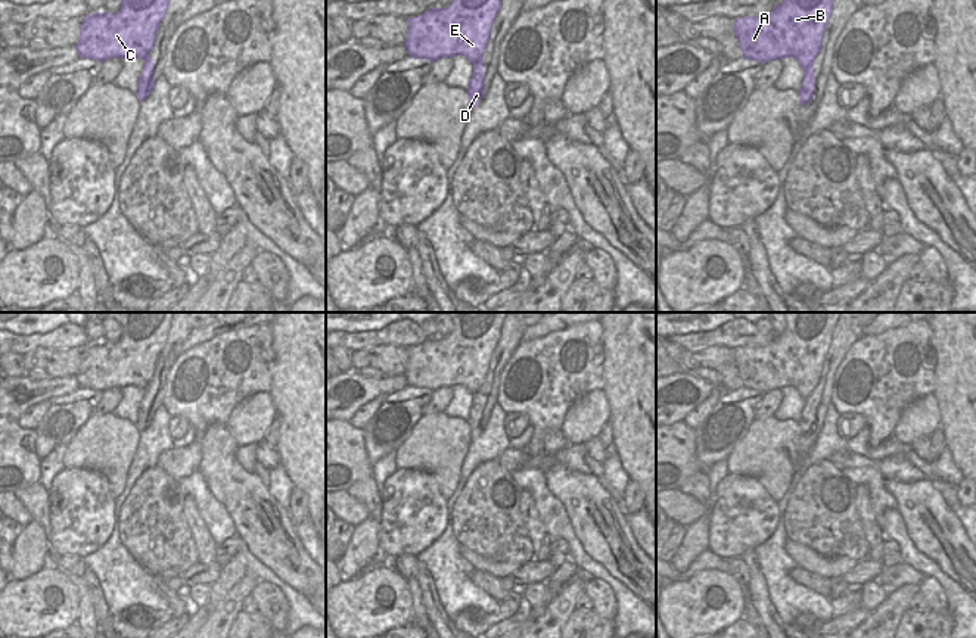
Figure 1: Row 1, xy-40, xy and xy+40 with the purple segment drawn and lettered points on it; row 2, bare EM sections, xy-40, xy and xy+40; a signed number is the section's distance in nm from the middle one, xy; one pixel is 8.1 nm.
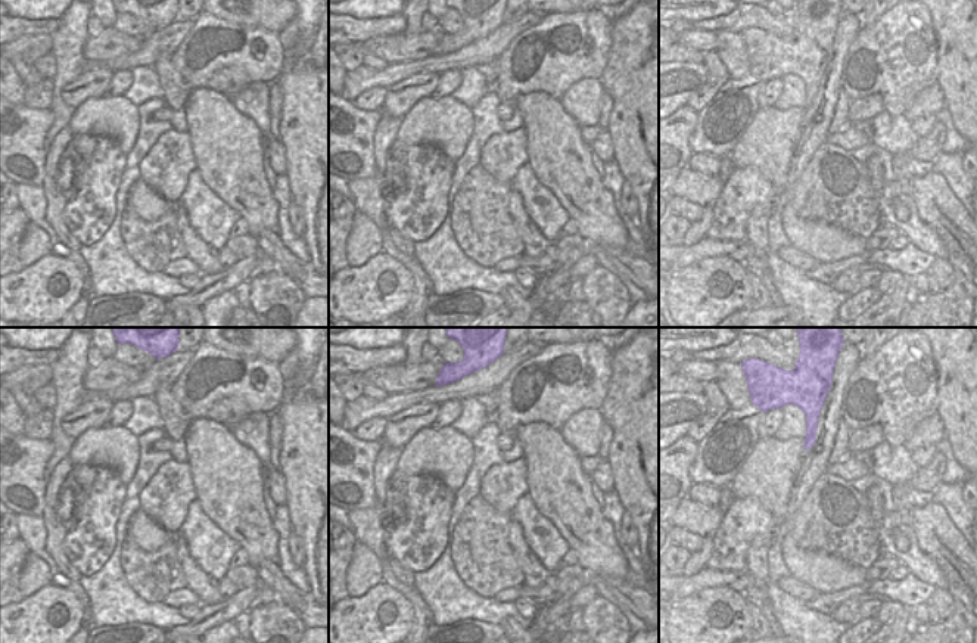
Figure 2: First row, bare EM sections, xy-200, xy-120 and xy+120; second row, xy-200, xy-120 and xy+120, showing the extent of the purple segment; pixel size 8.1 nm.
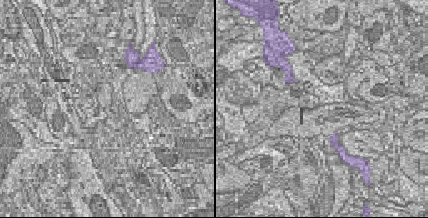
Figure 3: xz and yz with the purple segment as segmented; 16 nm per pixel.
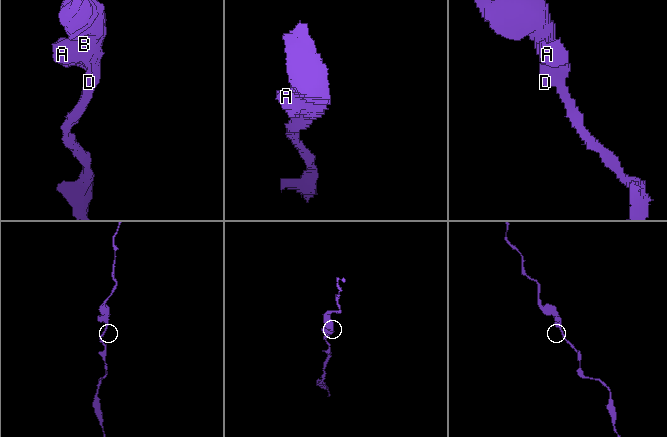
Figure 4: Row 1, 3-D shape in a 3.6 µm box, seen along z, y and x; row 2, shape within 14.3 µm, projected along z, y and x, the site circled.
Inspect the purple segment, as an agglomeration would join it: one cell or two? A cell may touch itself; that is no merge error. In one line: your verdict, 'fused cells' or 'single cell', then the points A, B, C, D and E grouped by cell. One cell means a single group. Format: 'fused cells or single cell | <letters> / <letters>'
single cell | A B C D E

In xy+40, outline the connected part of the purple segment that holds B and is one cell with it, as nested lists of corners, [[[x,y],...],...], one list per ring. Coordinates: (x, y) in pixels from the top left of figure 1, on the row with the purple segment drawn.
[[[783,0],[765,16],[734,19],[734,34],[743,57],[767,63],[795,57],[805,69],[799,103],[814,97],[814,59],[821,50],[823,34],[833,10],[833,0]]]

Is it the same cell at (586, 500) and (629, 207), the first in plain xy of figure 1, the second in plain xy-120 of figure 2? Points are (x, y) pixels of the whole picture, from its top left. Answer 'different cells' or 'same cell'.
different cells

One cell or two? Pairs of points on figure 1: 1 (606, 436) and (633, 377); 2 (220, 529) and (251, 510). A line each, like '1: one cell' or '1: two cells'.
1: two cells
2: two cells

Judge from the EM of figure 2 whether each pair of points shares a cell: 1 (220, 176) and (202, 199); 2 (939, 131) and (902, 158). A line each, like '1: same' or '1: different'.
1: different
2: same

